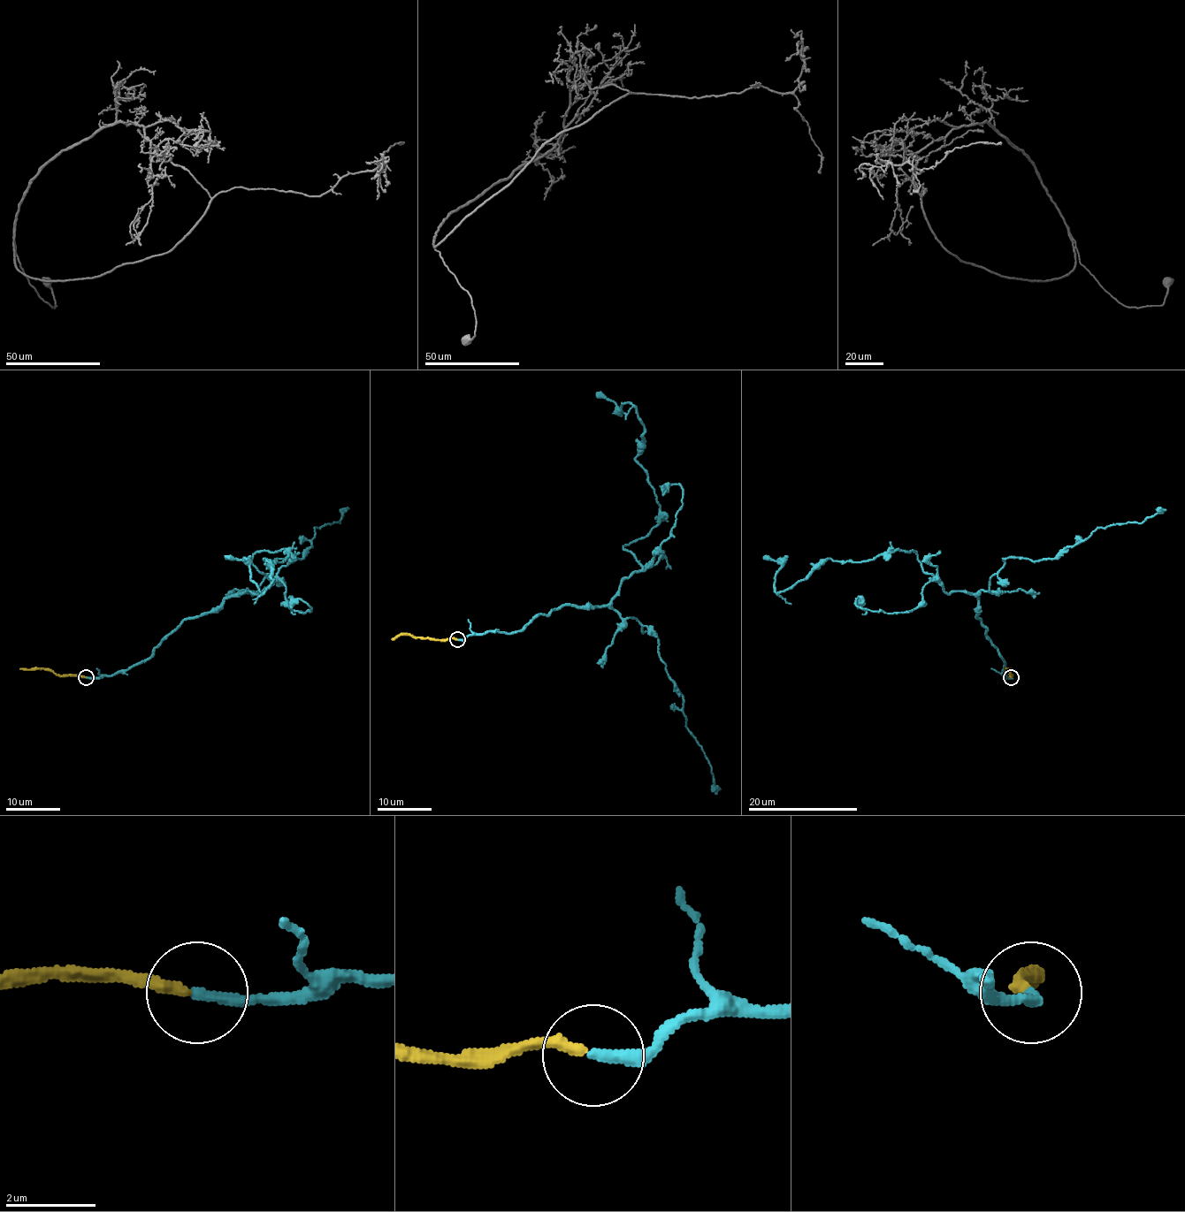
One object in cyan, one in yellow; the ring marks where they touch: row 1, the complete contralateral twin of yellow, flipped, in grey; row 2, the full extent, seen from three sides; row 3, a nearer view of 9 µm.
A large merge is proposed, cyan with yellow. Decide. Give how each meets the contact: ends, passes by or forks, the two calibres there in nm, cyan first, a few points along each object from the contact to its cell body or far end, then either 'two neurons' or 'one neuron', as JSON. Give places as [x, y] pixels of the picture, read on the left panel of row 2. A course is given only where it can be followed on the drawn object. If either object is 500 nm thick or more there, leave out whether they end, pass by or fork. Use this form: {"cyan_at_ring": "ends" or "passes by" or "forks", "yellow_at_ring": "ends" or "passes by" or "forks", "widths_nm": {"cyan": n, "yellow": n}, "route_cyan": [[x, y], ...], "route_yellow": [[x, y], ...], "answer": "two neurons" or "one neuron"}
{"cyan_at_ring": "ends", "yellow_at_ring": "ends", "widths_nm": {"cyan": 240, "yellow": 240}, "route_cyan": [[87, 677], [260, 593], [252, 556], [287, 556], [264, 559], [264, 591], [225, 556]], "route_yellow": [[85, 677], [19, 668]], "answer": "one neuron"}

